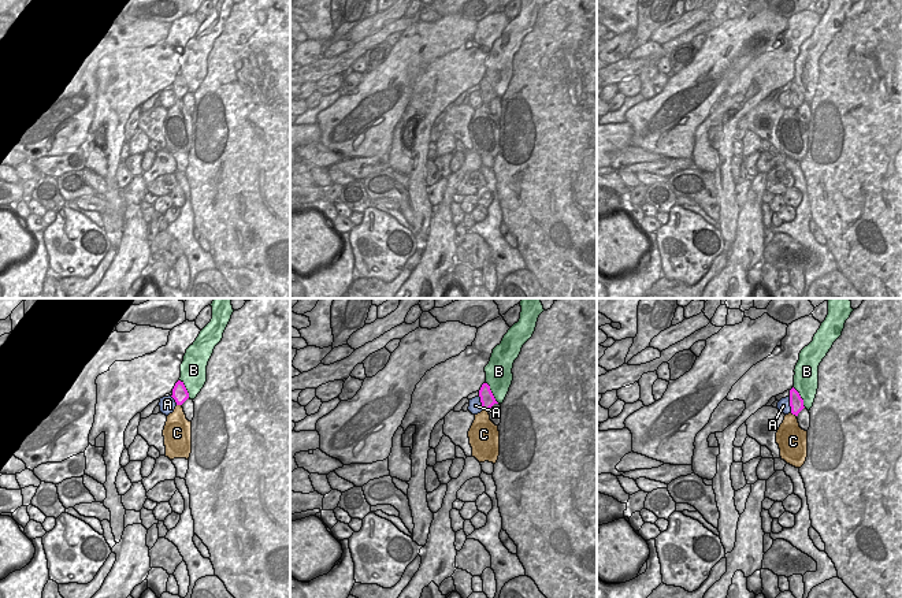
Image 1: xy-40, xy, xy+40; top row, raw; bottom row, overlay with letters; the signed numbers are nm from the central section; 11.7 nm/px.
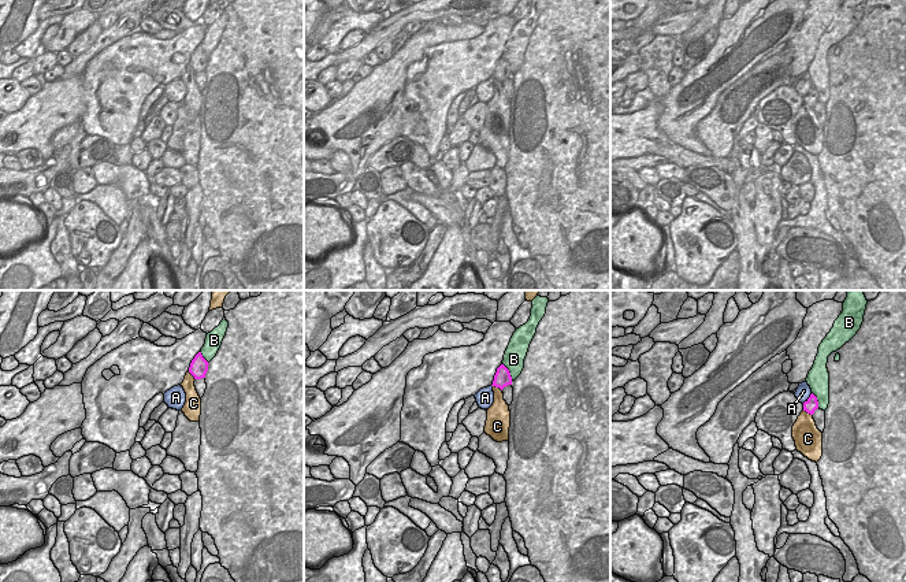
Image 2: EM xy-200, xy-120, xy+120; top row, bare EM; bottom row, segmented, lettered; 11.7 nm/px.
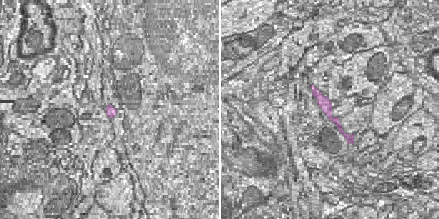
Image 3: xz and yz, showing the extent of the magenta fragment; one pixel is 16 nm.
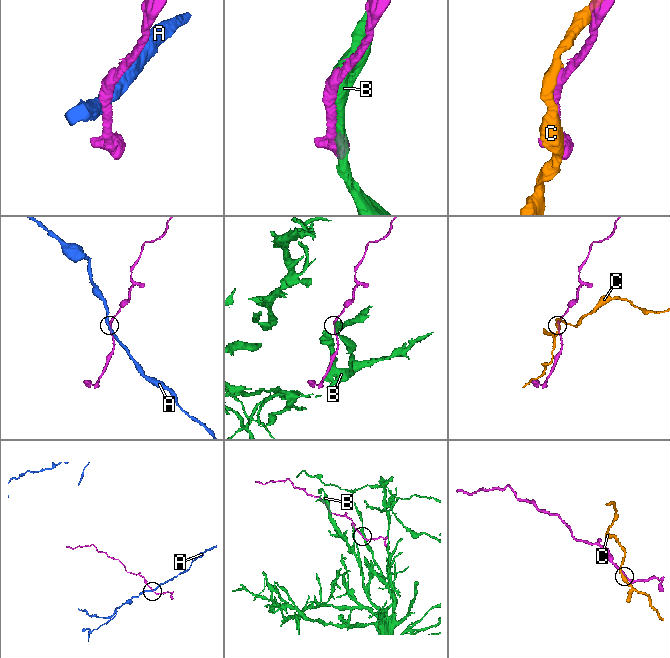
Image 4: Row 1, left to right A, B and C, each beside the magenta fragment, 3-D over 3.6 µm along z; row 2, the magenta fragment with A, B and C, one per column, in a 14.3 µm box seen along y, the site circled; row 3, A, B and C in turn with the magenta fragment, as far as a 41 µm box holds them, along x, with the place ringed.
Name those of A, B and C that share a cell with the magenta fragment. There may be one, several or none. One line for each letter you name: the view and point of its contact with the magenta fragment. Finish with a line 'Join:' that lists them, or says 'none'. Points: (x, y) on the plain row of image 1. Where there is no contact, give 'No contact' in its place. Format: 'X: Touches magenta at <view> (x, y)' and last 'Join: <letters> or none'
Join: none

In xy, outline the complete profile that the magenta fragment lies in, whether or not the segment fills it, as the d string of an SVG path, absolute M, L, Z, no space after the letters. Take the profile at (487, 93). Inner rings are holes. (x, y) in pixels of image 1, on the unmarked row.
M487 77L482 78L482 81L479 83L479 90L480 90L482 101L485 104L489 104L494 97L498 97Z

